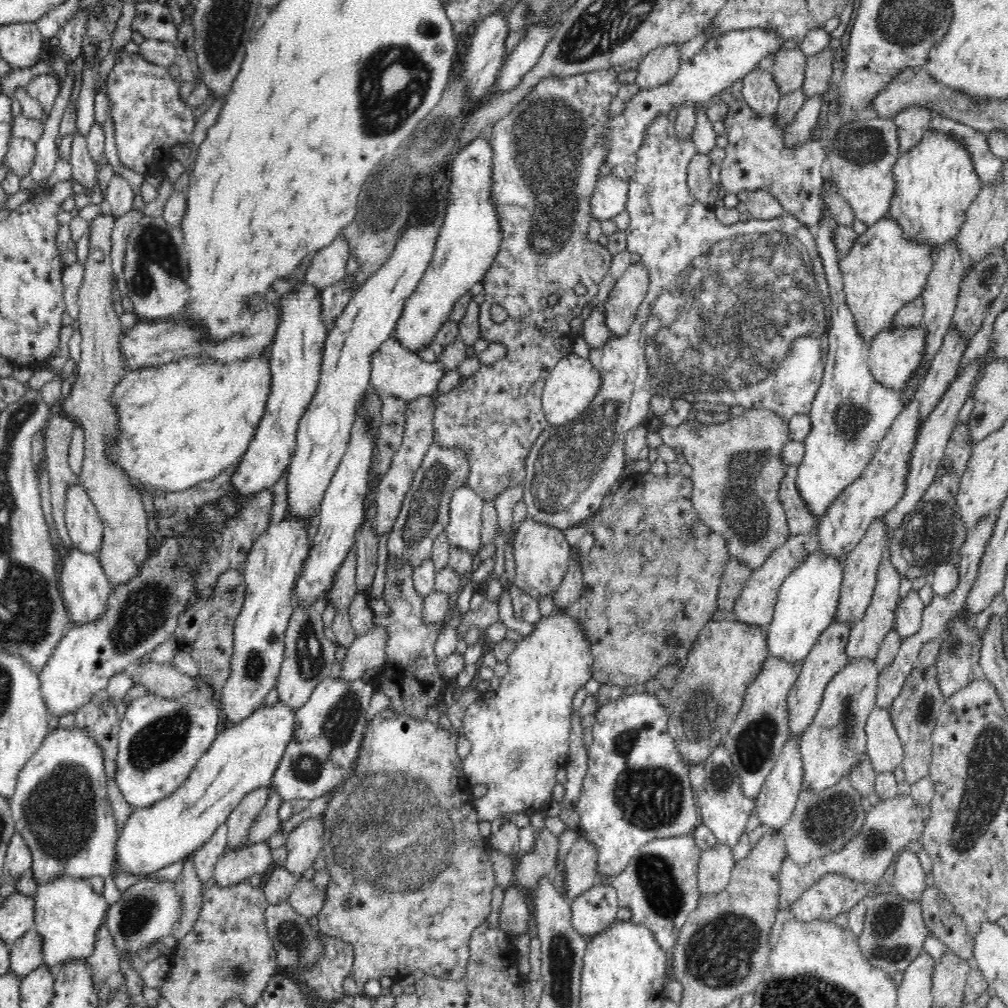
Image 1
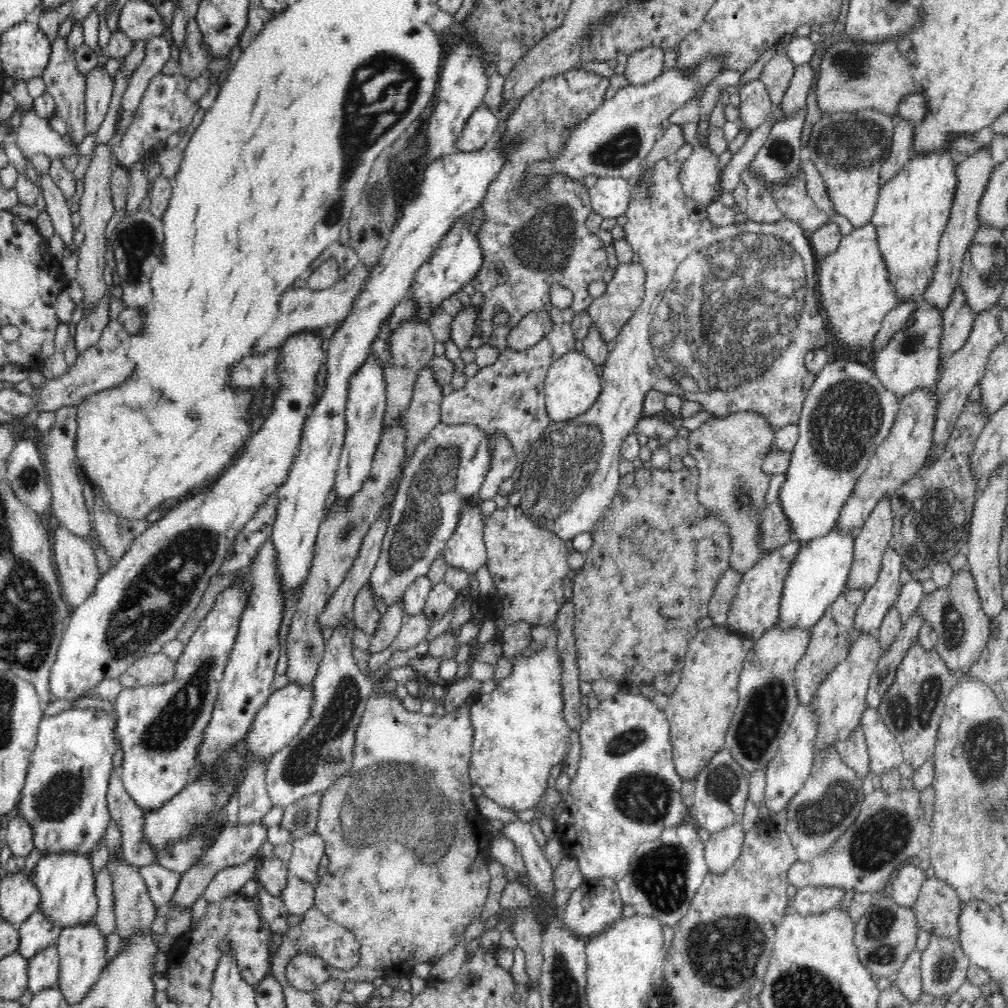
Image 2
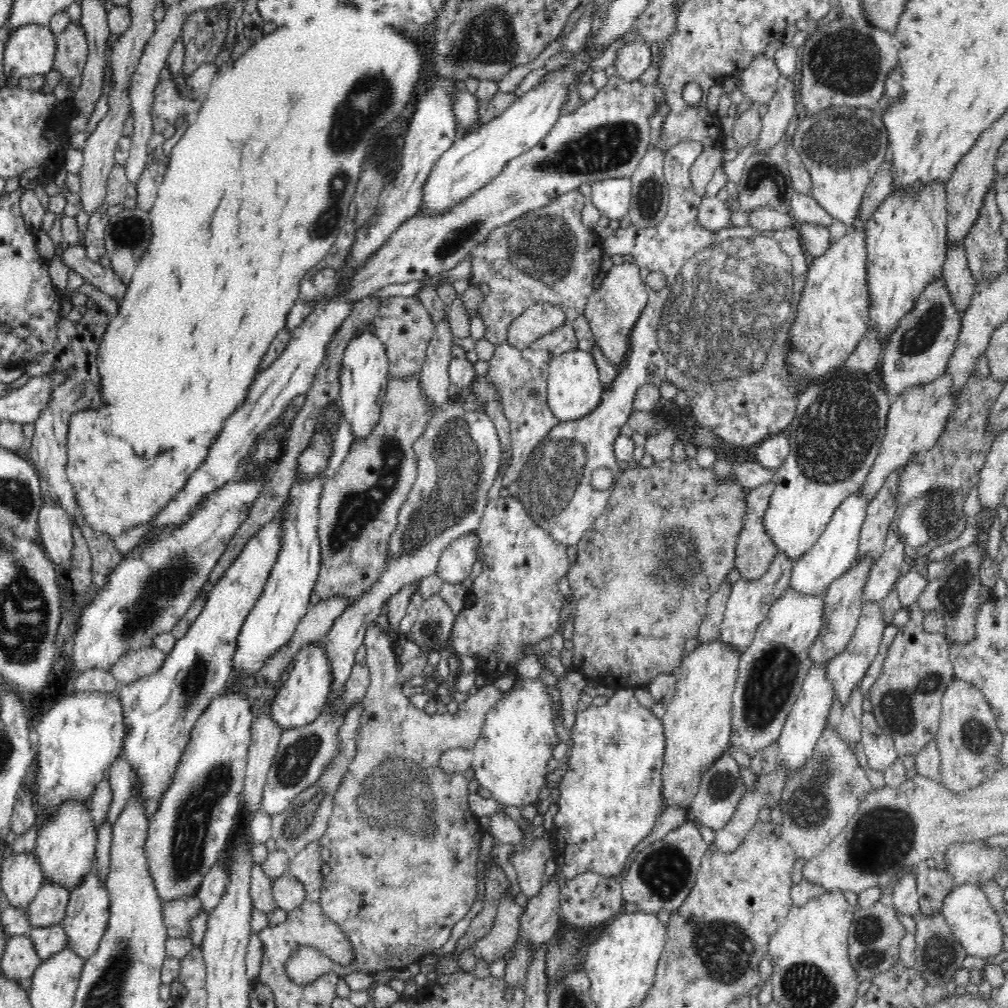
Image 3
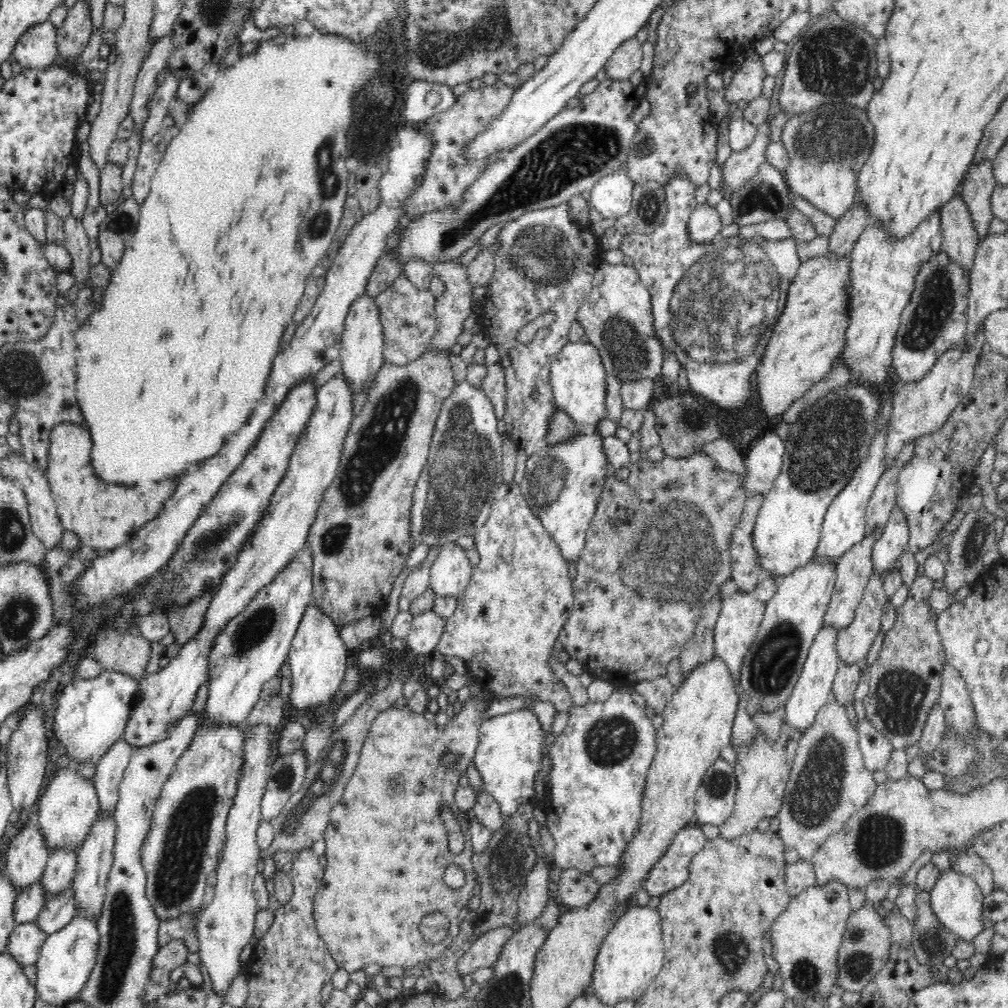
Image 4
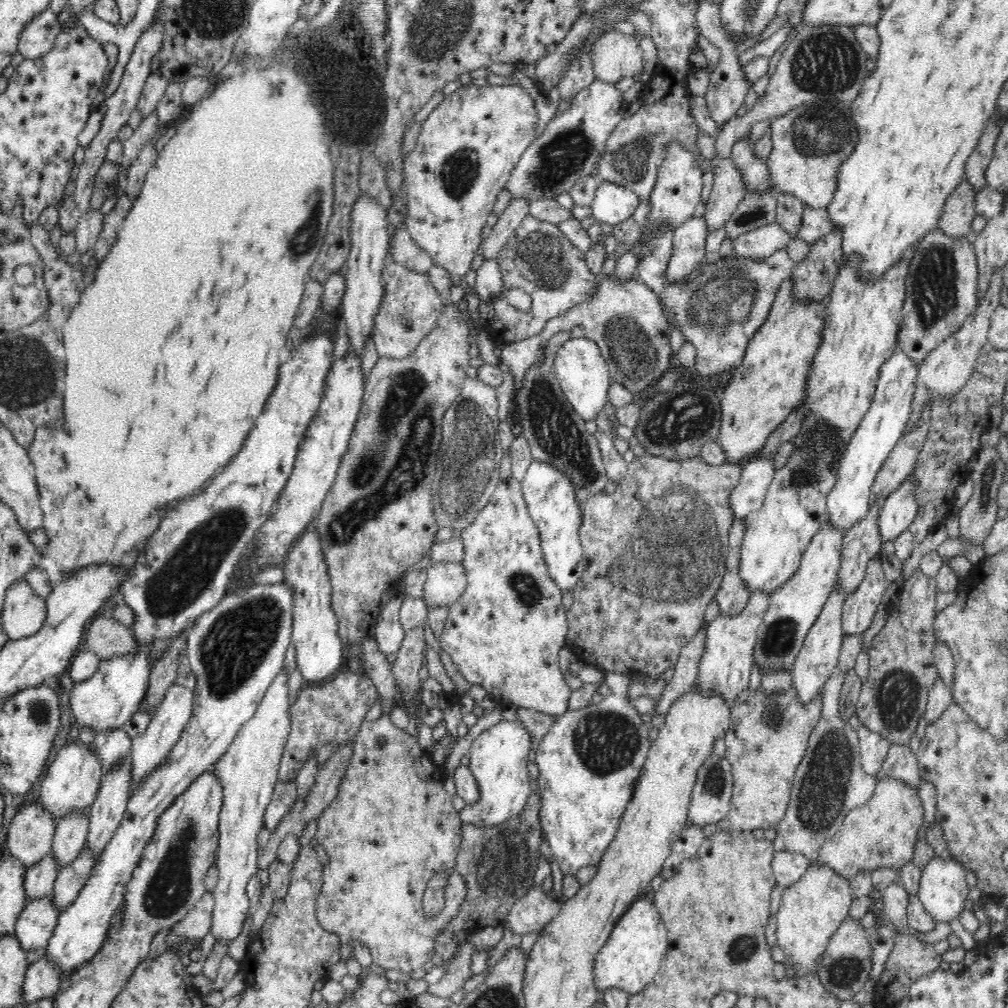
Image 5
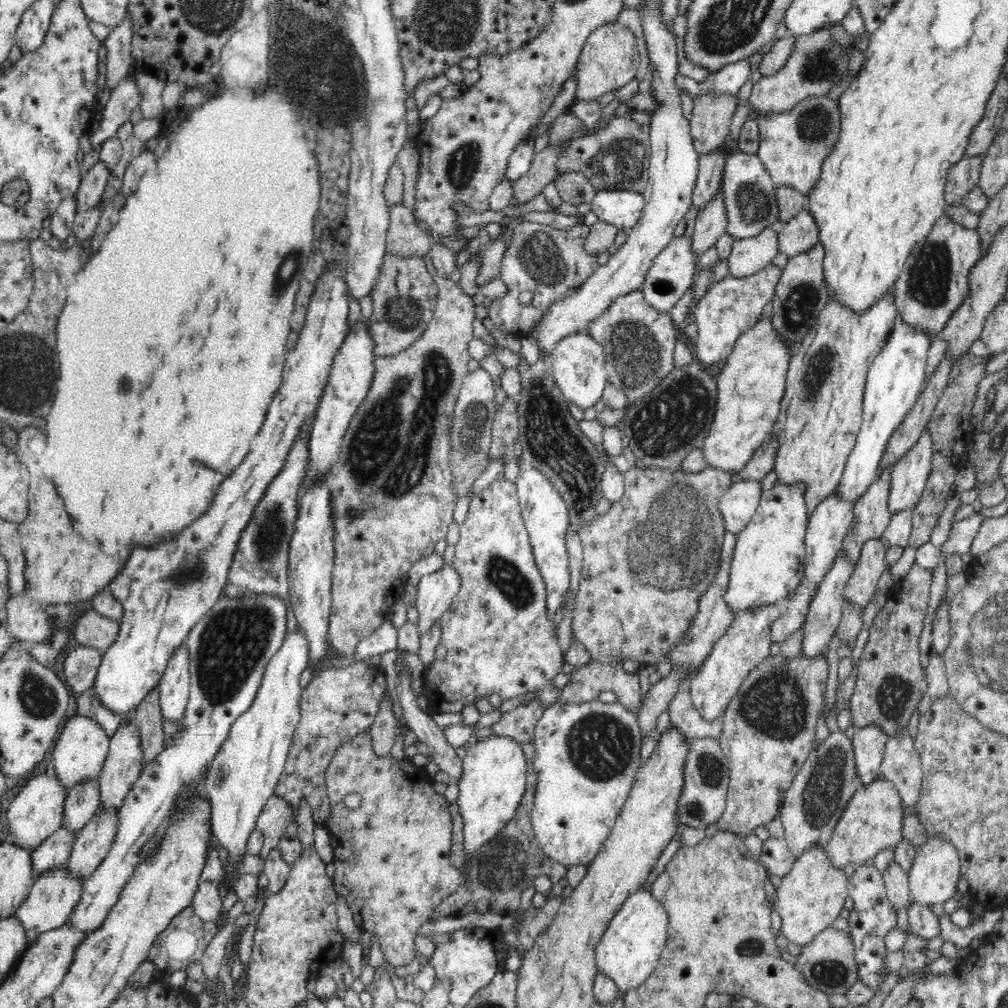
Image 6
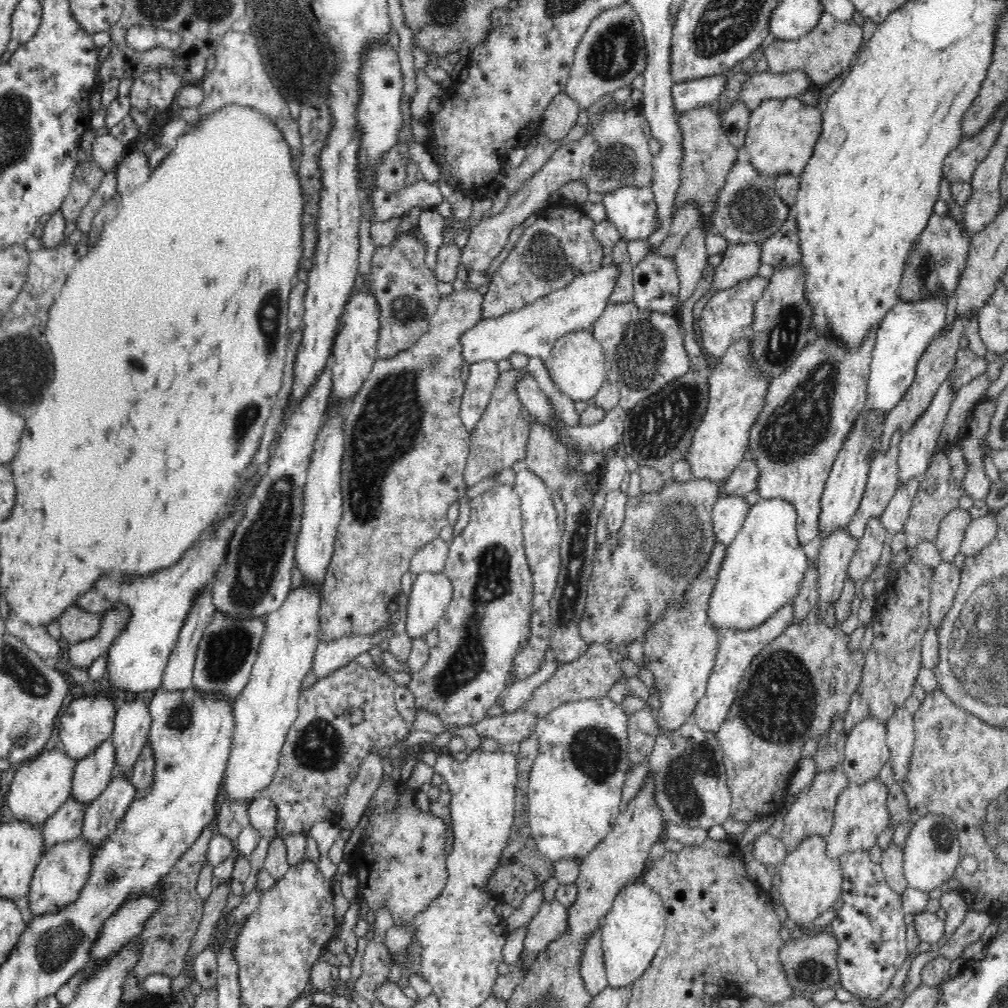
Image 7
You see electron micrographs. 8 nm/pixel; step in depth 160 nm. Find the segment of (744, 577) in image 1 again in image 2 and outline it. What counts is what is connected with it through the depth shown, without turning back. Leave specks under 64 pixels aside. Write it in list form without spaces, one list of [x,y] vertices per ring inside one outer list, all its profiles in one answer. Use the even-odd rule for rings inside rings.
[[[730,566],[716,583],[708,602],[708,614],[712,618],[713,624],[725,625],[727,622],[728,610],[730,610],[732,600],[736,596],[742,576],[743,574],[733,570]]]

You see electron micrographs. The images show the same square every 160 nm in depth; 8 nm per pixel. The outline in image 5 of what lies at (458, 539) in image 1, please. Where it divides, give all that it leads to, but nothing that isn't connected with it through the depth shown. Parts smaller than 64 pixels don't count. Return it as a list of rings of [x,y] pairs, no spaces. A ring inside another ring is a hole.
[[[437,562],[428,568],[423,597],[432,607],[448,607],[464,594],[467,584],[462,563]]]

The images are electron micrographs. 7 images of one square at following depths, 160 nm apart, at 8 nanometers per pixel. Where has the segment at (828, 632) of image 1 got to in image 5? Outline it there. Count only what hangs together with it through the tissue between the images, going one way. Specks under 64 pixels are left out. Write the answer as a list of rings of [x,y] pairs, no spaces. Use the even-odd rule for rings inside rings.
[[[882,501],[874,502],[868,508],[868,514],[854,524],[843,536],[841,565],[837,583],[848,597],[864,581],[868,562],[880,556],[882,546],[878,528],[878,517]]]

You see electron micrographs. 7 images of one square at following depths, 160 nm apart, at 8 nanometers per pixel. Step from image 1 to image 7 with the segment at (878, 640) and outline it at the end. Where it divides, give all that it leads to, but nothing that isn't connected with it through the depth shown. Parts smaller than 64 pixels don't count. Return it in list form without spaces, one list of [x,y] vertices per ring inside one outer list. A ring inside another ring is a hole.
[[[949,379],[944,380],[940,384],[940,388],[936,390],[930,406],[924,410],[924,414],[914,422],[912,429],[908,433],[904,433],[901,438],[899,446],[899,484],[908,484],[910,480],[918,478],[919,480],[927,471],[928,465],[930,464],[930,458],[934,454],[935,448],[937,447],[937,441],[941,430],[944,426],[944,420],[950,405],[956,396],[956,392],[953,391]]]

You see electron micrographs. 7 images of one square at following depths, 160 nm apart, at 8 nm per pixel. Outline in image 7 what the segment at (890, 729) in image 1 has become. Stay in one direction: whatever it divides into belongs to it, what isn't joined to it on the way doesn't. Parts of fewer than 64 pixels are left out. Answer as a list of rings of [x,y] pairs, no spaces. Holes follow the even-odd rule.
[[[864,718],[847,732],[845,747],[841,751],[841,767],[850,783],[862,785],[867,781],[877,779],[884,764],[890,758],[889,746],[886,742],[887,728],[877,718]]]

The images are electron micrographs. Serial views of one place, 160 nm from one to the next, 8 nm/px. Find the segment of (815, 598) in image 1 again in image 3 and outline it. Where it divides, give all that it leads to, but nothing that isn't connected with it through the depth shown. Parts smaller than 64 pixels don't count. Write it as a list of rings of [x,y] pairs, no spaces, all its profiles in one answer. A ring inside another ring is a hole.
[[[856,490],[838,506],[816,544],[793,562],[789,586],[800,594],[825,596],[830,584],[851,570],[850,566],[858,559],[860,531],[864,524],[867,504],[867,498]]]

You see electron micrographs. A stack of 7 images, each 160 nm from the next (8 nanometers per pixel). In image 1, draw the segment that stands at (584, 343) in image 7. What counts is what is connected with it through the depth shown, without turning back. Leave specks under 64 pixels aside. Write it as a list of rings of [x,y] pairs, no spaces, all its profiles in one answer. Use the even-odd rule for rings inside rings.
[[[574,353],[562,358],[562,361],[559,361],[558,365],[554,366],[548,374],[541,398],[549,426],[563,426],[578,418],[590,406],[600,390],[600,385],[601,375],[590,361],[583,360]]]

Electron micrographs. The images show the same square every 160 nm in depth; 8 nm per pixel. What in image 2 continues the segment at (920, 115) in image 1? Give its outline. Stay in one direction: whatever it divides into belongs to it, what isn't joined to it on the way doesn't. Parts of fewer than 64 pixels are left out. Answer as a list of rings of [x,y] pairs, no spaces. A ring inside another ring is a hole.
[[[904,119],[893,128],[890,152],[880,168],[880,186],[888,182],[913,157],[914,126],[914,123]]]

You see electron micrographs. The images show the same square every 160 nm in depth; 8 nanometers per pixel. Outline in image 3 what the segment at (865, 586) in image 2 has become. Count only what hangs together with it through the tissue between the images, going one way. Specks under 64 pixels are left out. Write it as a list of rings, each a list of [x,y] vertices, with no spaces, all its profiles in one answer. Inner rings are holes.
[[[892,472],[878,494],[867,504],[866,516],[859,538],[858,558],[869,556],[872,561],[882,556],[888,530],[897,521],[896,492],[898,472]]]

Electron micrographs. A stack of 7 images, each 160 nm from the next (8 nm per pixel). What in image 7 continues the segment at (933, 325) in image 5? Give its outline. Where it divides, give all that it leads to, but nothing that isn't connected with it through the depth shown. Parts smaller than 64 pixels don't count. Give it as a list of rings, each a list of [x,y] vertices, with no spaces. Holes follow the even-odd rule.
[[[934,212],[928,220],[924,232],[920,233],[914,242],[909,254],[904,274],[902,275],[898,296],[904,303],[916,303],[925,299],[932,299],[935,293],[938,295],[952,295],[963,274],[970,248],[972,233],[962,223],[948,216]]]

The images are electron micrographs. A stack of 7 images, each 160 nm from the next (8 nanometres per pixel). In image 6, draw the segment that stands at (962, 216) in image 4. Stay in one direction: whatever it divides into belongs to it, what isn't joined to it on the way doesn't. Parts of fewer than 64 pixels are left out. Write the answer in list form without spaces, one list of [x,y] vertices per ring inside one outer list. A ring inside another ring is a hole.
[[[965,155],[948,170],[945,188],[947,206],[961,206],[962,198],[978,186],[982,161],[983,156],[970,158]]]

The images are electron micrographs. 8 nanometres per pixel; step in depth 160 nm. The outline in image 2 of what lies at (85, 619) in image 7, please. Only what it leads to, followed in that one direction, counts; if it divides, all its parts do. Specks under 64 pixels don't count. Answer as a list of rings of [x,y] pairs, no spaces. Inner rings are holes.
[[[161,652],[148,654],[129,666],[118,679],[123,688],[164,684],[176,676],[176,665],[169,656]]]

